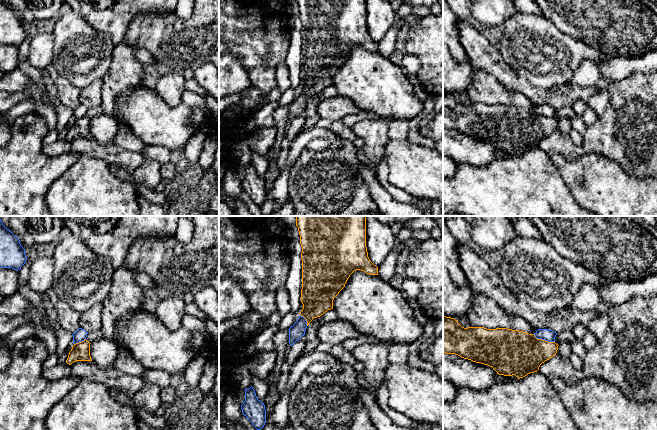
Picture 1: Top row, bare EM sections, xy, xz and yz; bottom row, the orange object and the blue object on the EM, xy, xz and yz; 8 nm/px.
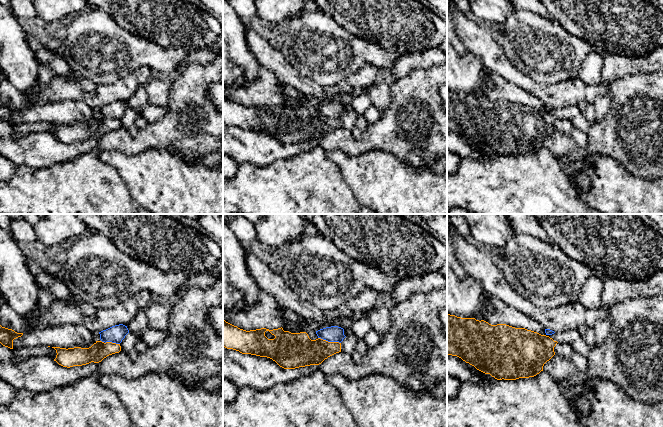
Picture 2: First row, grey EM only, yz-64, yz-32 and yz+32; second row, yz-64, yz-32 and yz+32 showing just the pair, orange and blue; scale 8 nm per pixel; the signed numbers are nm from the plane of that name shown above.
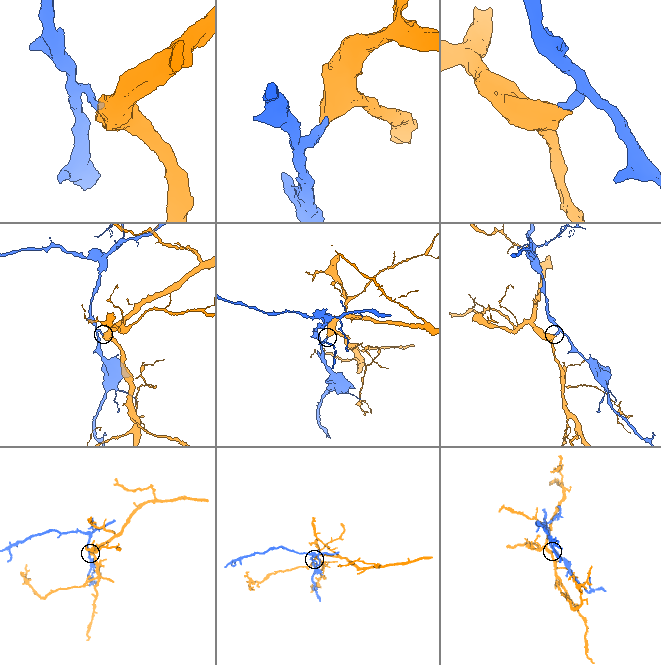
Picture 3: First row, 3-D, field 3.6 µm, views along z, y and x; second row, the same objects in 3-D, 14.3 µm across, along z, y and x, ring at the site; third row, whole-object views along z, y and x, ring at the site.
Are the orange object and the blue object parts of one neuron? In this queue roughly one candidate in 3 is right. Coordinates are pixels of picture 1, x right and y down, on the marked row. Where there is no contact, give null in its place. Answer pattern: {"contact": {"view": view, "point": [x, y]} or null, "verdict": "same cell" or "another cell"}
{"contact": {"view": "yz", "point": [544, 340]}, "verdict": "another cell"}

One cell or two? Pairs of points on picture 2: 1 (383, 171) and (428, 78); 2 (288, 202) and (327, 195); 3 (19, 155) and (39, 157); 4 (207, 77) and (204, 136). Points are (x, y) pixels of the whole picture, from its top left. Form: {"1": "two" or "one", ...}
{"1": "two", "2": "one", "3": "one", "4": "one"}

